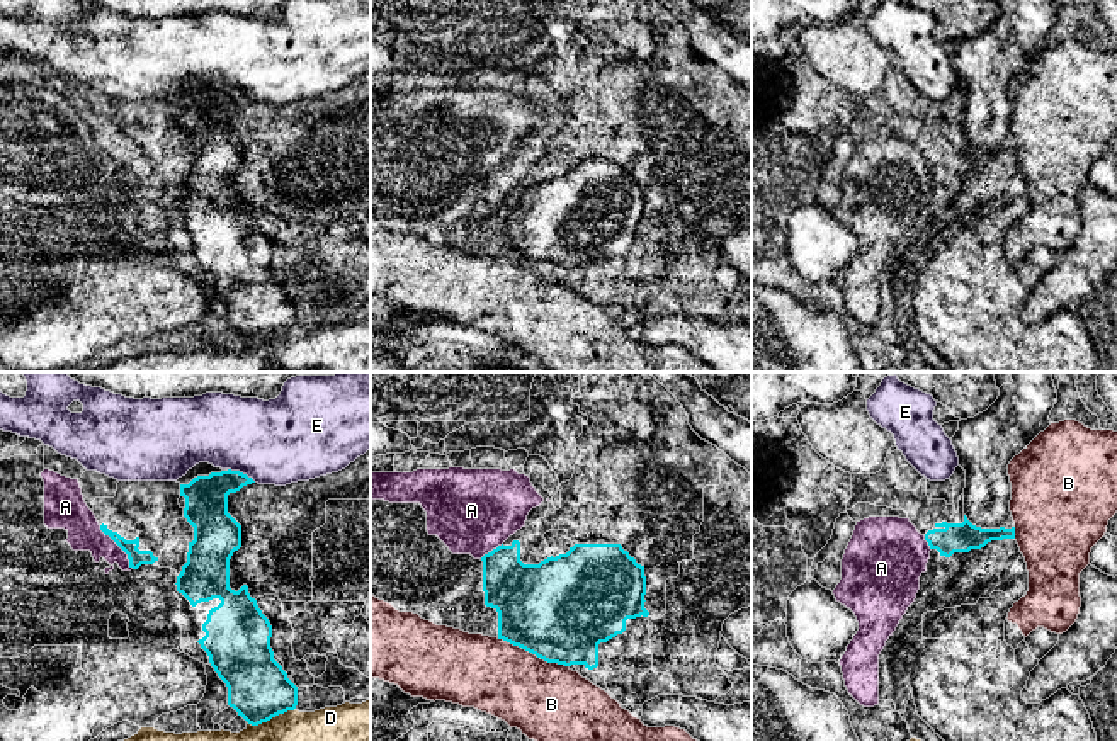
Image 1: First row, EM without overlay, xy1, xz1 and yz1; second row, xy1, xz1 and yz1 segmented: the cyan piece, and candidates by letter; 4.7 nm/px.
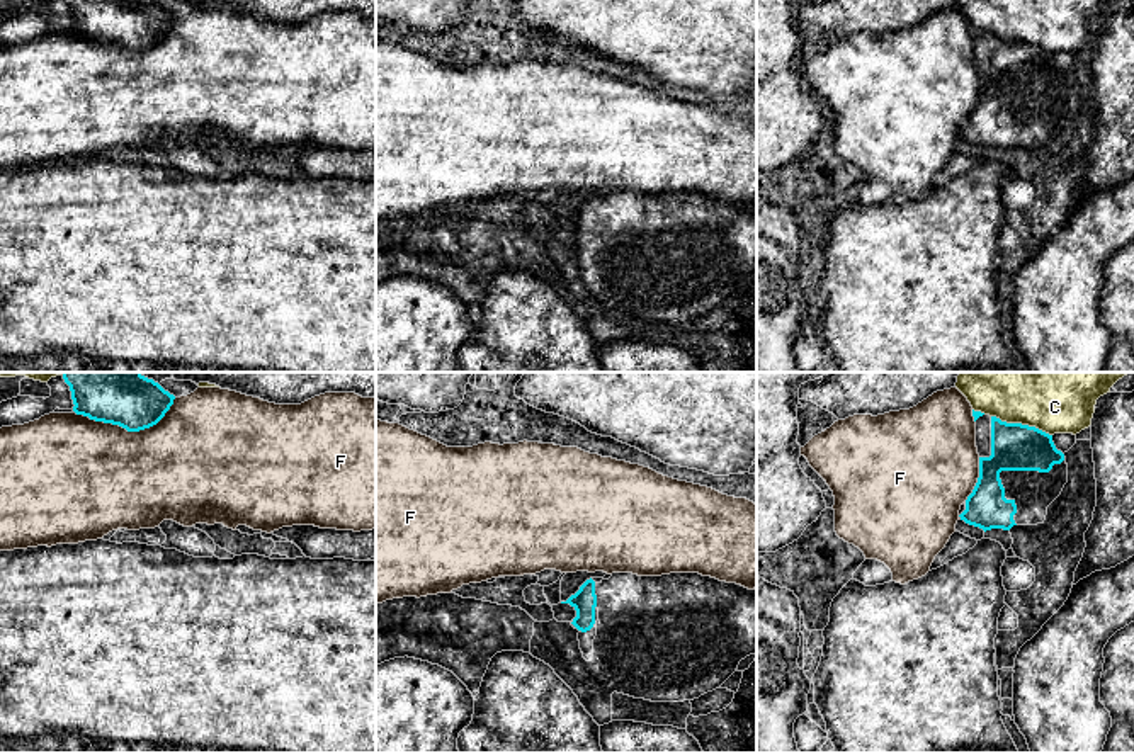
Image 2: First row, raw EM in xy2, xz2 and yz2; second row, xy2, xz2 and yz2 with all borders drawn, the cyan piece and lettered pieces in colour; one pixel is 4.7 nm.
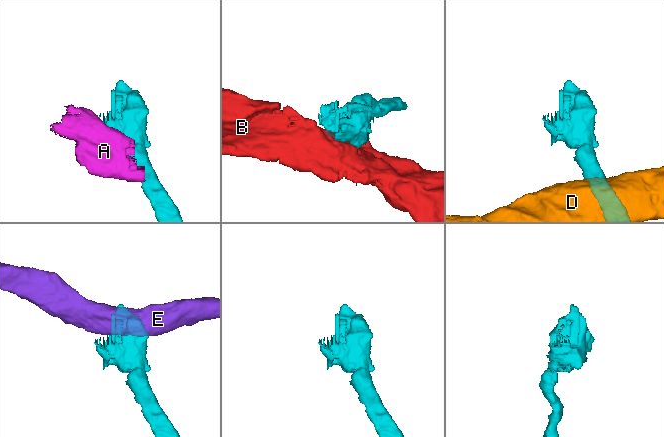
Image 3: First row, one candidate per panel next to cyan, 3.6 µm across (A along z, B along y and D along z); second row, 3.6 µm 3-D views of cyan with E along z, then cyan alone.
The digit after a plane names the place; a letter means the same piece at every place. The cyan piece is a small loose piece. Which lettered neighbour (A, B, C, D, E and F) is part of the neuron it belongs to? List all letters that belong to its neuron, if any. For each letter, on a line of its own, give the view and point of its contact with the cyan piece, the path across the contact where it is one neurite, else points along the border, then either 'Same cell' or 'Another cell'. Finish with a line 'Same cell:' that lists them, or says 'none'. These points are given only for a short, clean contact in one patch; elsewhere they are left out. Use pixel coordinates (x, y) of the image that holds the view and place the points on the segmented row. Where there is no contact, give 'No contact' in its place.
A: Touches cyan at xy1 (119, 546). Boundary: xy1 (99, 526), (126, 554), (133, 568). Another cell
B: Touches cyan at xz1 (532, 653). Another cell
C: Touches cyan at yz2 (1020, 424). Another cell
D: Touches cyan at xy1 (271, 718). Another cell
E: Touches cyan at xy1 (242, 473). Boundary: xy1 (228, 468), (238, 469), (255, 481). Another cell
F: Touches cyan at xy2 (128, 430). Another cell
Same cell: none

